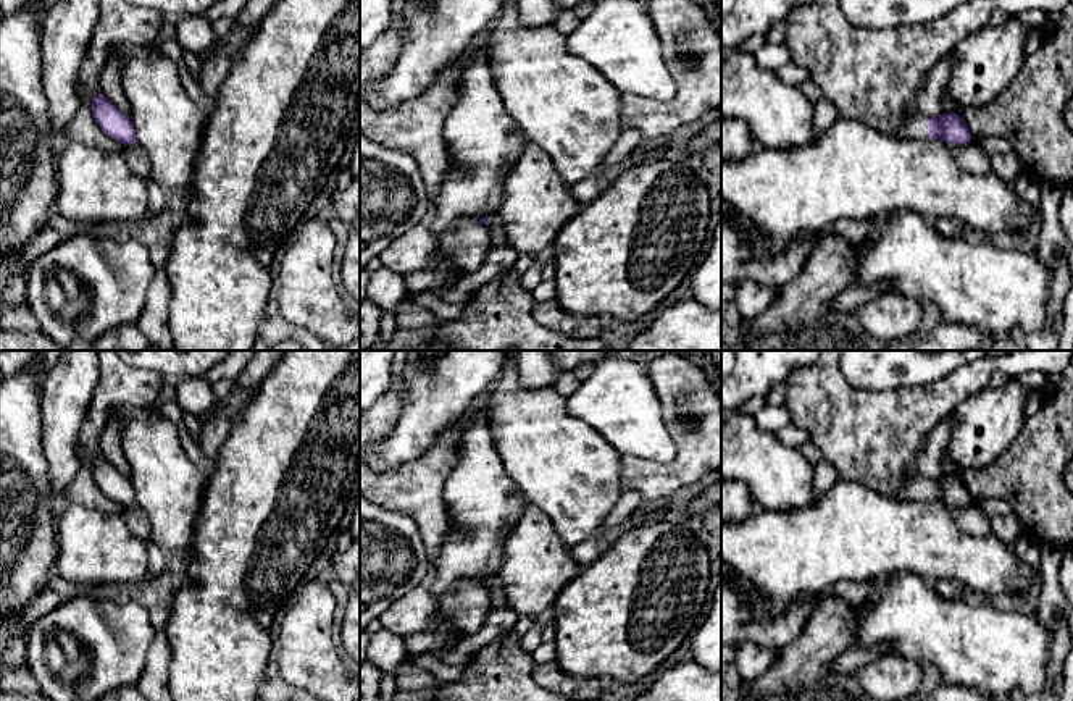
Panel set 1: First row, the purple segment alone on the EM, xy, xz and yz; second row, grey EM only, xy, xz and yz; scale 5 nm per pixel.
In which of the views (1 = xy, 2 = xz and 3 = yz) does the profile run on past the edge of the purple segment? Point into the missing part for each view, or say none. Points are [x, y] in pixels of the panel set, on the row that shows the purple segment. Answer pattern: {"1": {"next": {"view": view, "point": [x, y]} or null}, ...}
{"1": {"next": {"view": "xy", "point": [134, 154]}}, "2": {"next": {"view": "xz", "point": [497, 238]}}, "3": {"next": {"view": "yz", "point": [970, 157]}}}

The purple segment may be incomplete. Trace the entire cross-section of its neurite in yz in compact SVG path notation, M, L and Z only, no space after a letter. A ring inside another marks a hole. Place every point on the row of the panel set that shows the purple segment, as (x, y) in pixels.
M908 113L905 121L892 132L900 139L941 139L968 173L994 173L989 155L976 144L963 118L955 113L923 116Z

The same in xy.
M103 94L94 95L92 111L100 129L111 139L126 145L123 155L132 171L148 179L148 158L144 147L136 141L136 129L131 116L118 110Z

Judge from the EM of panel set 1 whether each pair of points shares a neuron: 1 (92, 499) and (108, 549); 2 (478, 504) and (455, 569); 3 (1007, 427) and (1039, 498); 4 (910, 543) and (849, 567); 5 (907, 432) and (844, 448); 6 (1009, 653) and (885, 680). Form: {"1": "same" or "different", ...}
{"1": "different", "2": "same", "3": "different", "4": "same", "5": "same", "6": "different"}

